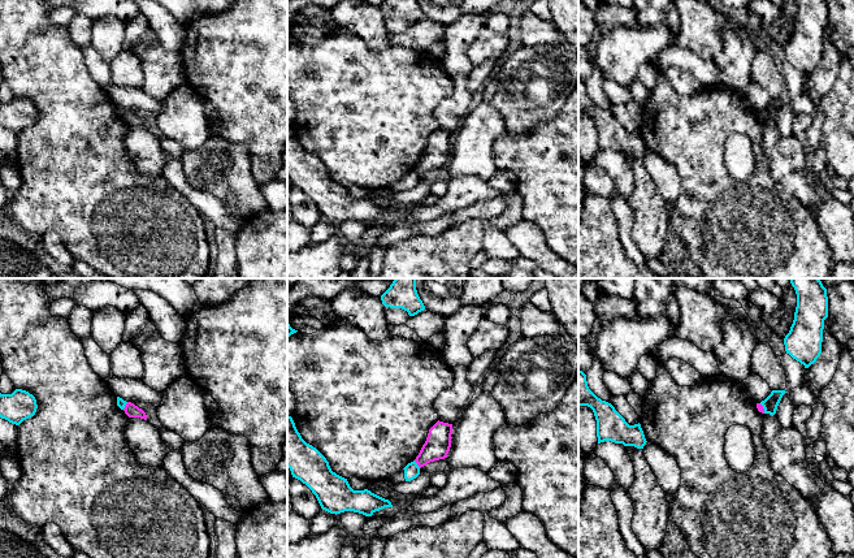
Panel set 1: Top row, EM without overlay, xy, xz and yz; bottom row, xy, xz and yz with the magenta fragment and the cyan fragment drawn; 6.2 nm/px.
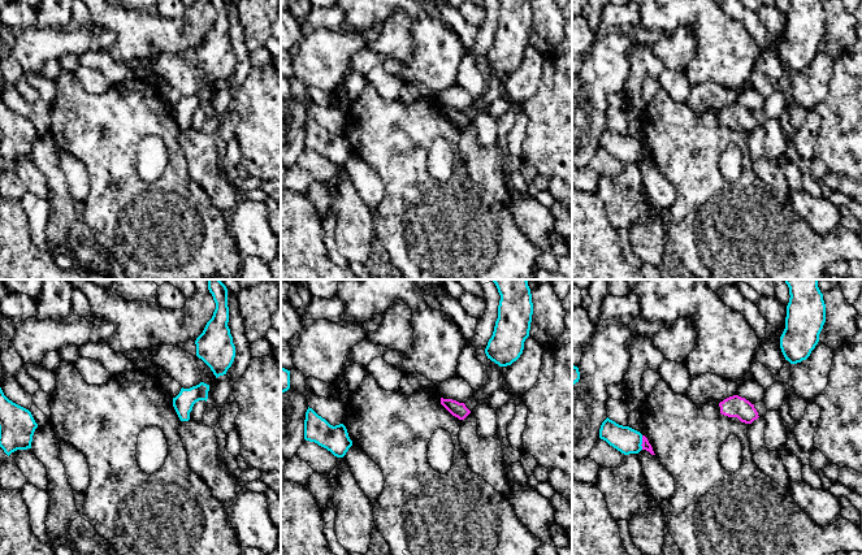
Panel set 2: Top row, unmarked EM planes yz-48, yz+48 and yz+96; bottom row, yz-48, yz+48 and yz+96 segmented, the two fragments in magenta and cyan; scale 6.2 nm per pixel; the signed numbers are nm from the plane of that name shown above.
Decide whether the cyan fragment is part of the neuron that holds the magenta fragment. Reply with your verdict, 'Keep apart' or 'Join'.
Keep apart

